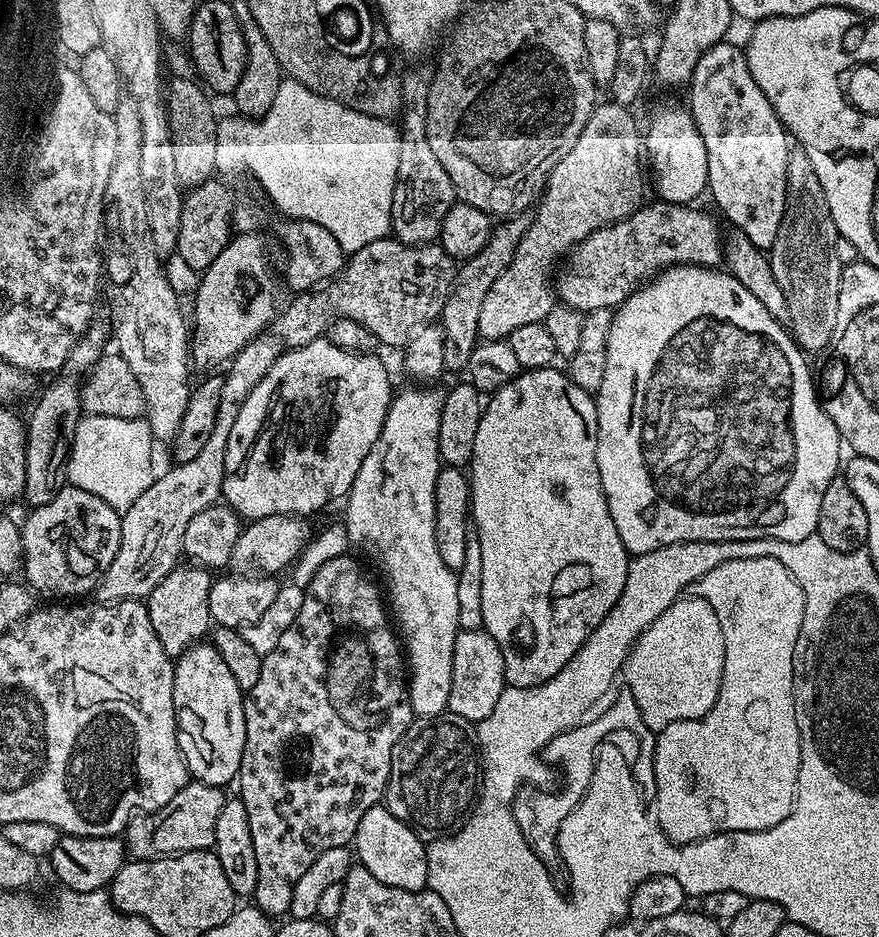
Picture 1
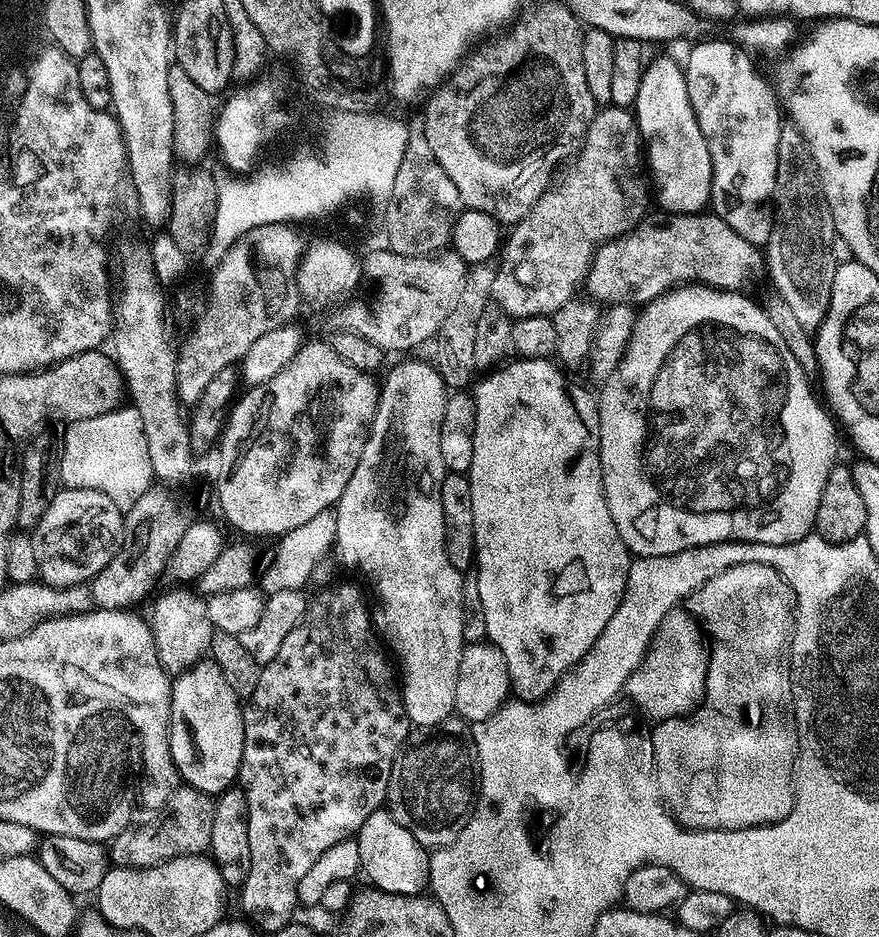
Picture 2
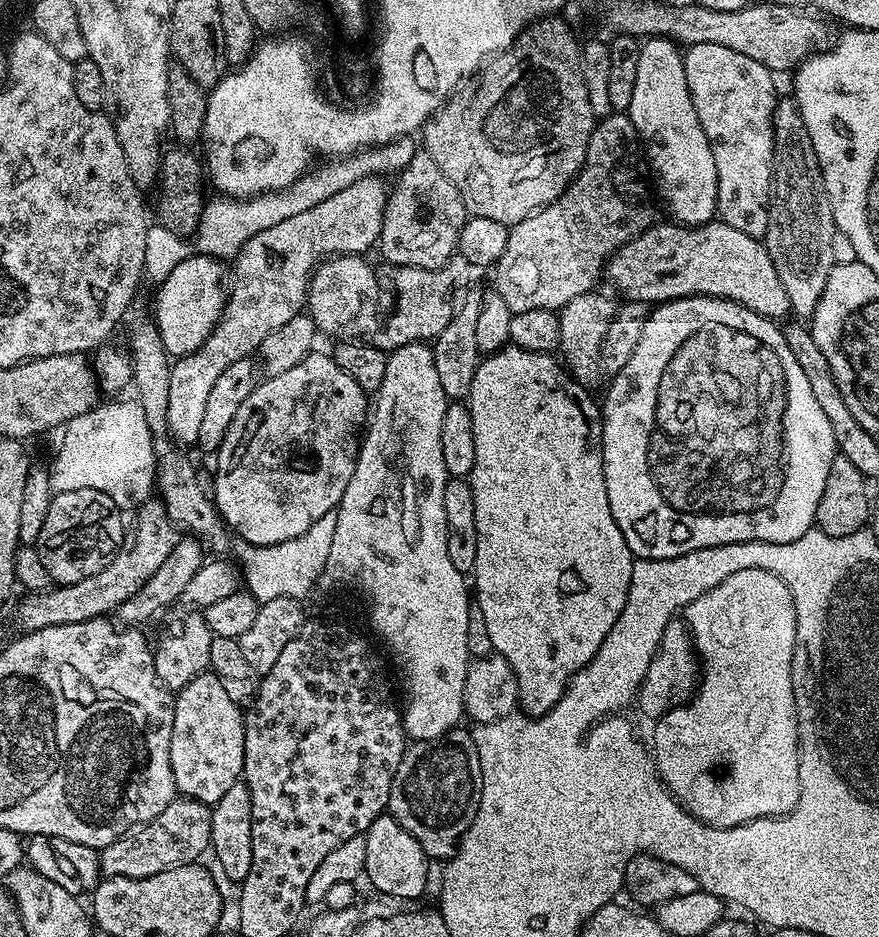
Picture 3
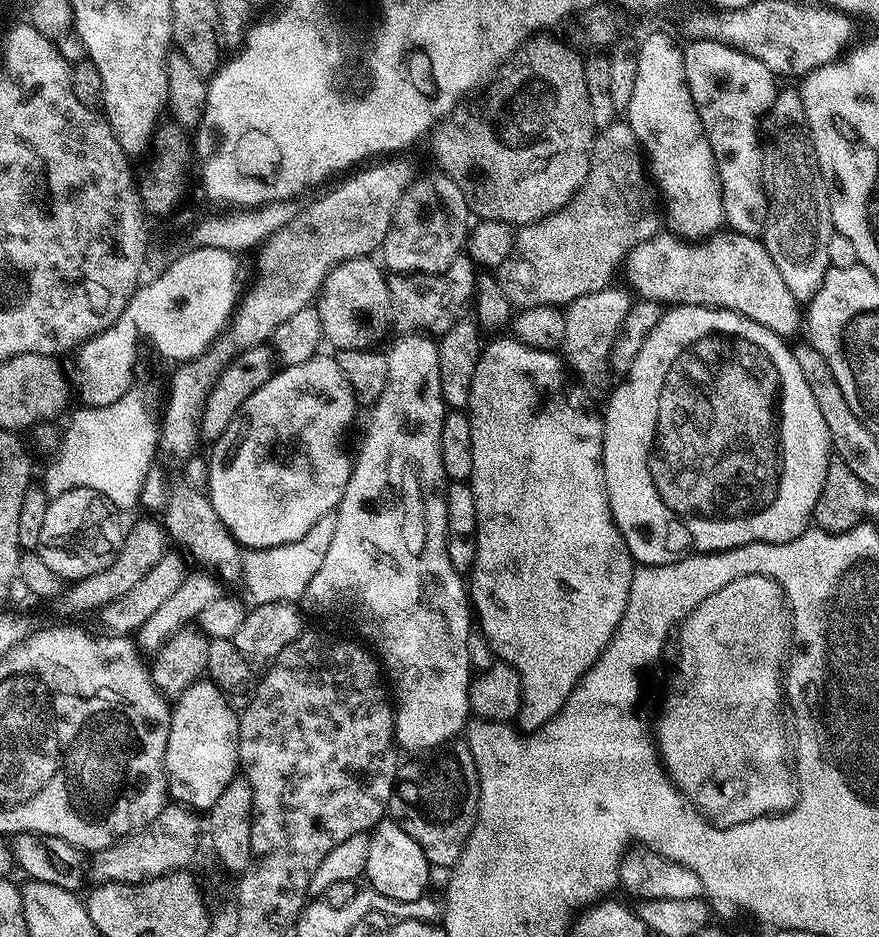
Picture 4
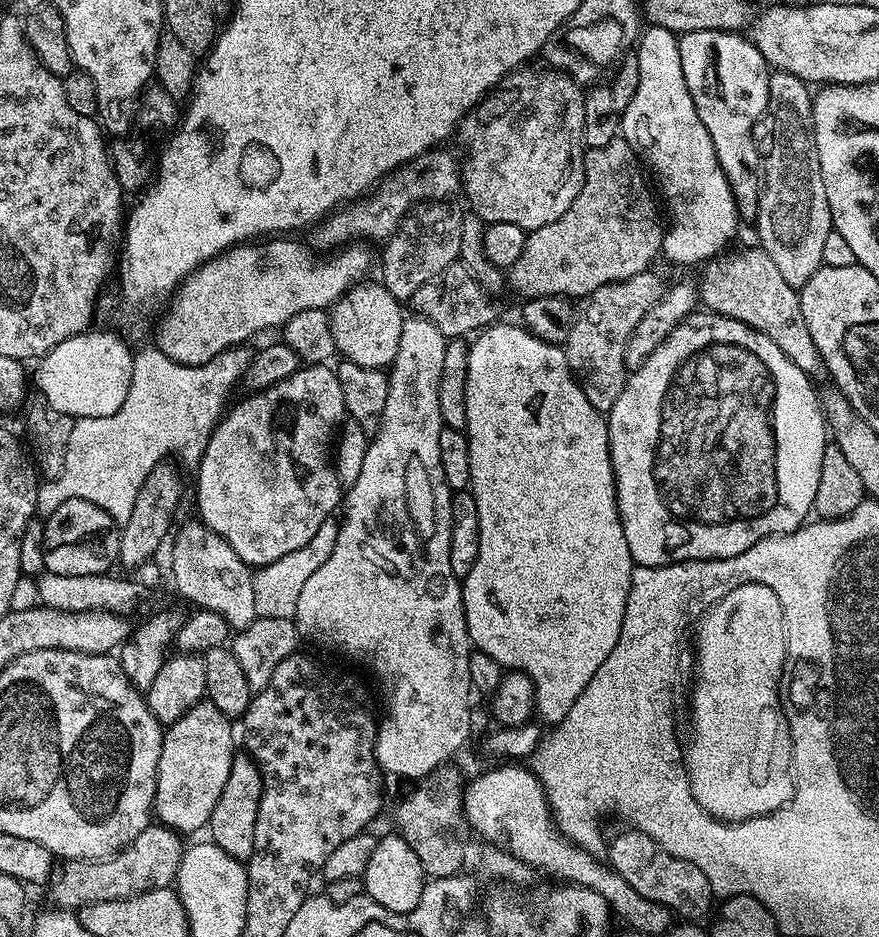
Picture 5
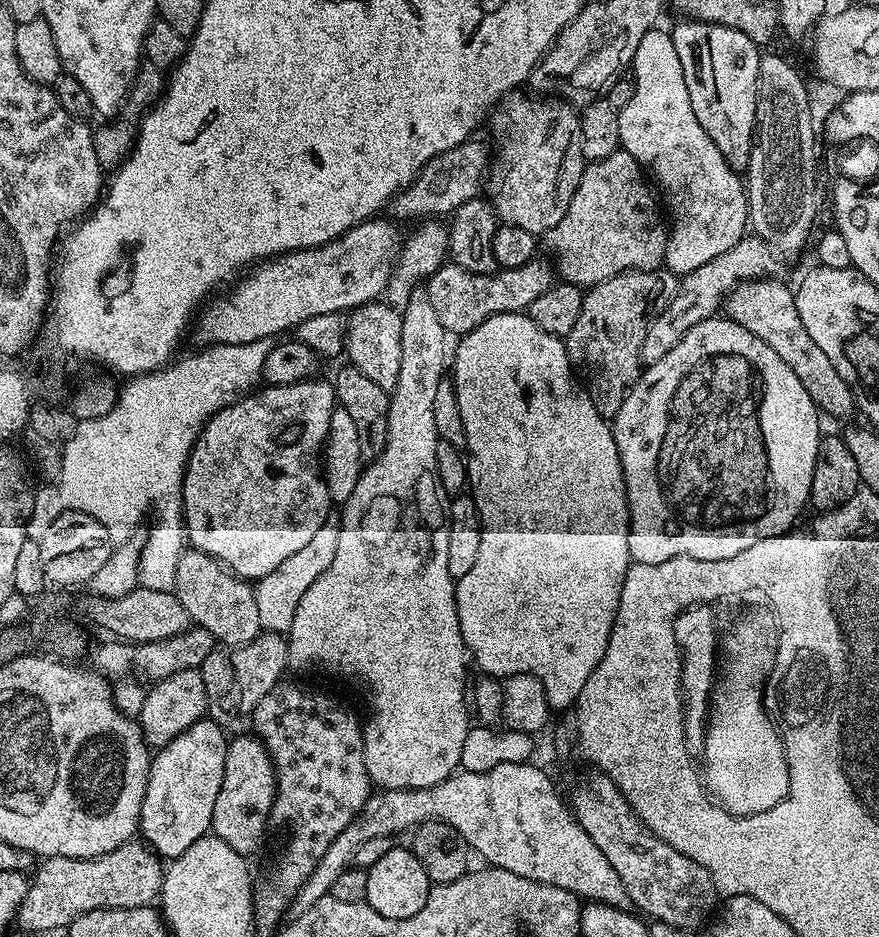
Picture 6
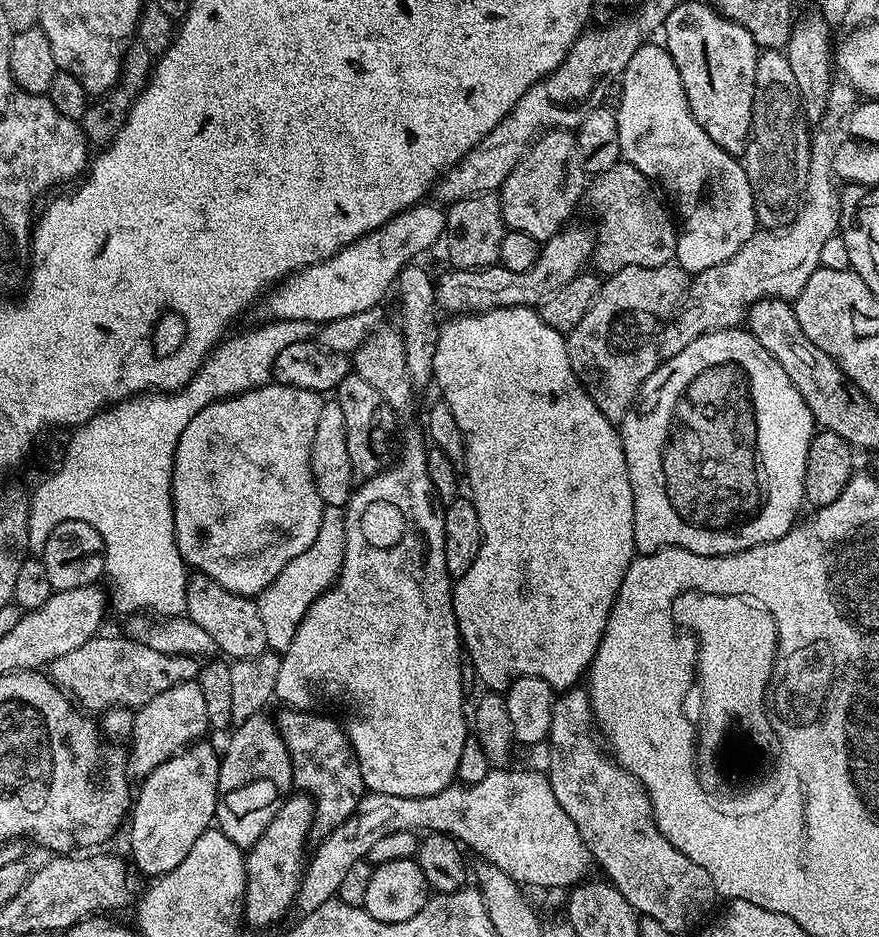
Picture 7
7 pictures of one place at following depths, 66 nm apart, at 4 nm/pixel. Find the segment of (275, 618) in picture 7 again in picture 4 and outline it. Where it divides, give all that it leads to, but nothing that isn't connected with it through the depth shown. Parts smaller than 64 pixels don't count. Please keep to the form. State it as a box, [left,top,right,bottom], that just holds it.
[242,514,335,604]

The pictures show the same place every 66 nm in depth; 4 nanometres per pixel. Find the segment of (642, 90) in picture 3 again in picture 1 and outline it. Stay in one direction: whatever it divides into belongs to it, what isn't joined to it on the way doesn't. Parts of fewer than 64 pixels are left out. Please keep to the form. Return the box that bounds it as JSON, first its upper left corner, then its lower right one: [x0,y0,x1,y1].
[646,108,708,204]

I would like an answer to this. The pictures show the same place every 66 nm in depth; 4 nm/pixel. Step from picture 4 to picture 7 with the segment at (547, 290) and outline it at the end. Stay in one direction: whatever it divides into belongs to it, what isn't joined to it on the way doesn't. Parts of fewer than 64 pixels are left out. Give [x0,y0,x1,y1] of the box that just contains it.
[586,162,677,274]

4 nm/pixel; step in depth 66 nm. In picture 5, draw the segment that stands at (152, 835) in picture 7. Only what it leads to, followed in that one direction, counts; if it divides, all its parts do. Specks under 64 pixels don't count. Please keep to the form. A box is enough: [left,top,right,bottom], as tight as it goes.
[154,698,238,834]

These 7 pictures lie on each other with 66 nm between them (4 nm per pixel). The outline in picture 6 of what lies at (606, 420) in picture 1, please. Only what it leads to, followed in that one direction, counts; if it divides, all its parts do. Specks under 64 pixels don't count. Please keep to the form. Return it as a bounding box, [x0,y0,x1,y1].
[610,318,822,564]

